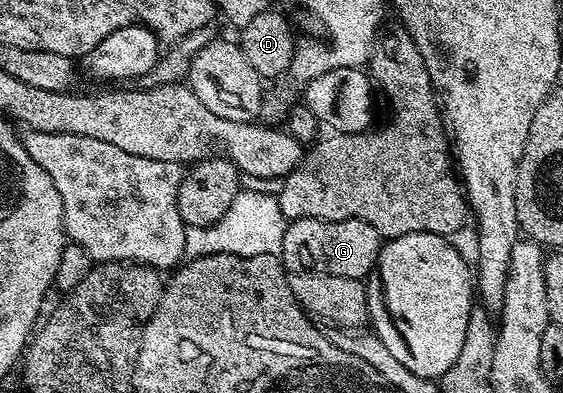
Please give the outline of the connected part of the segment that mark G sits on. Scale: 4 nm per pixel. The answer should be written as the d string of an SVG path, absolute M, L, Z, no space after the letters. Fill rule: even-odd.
M295 217L287 226L278 256L288 274L320 273L363 279L378 265L384 244L384 238L361 219Z

